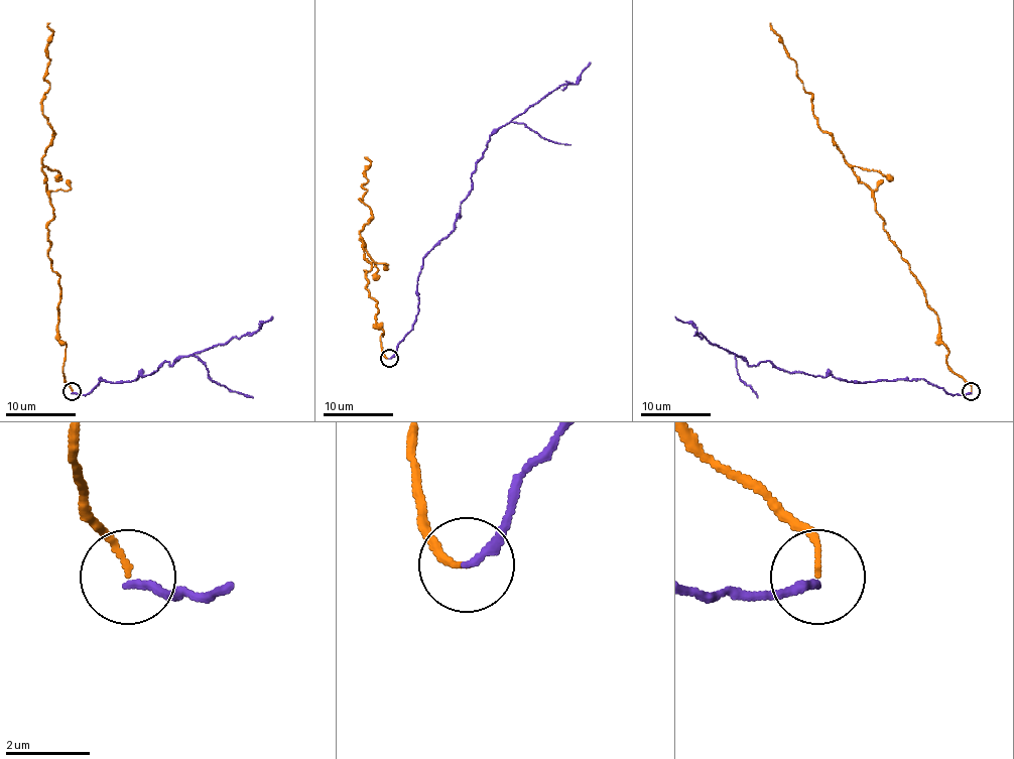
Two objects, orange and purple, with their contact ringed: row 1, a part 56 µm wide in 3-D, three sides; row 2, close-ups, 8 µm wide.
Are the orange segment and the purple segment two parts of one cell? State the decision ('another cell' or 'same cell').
another cell

